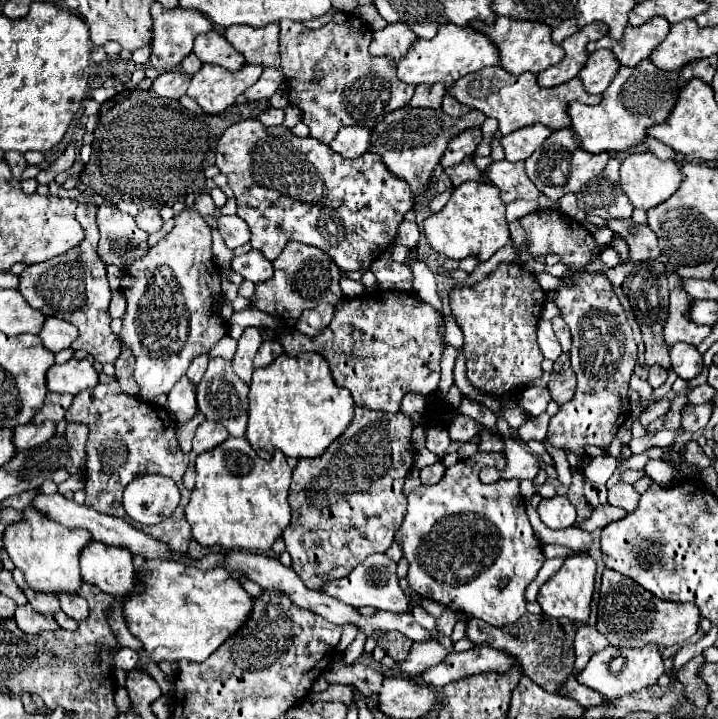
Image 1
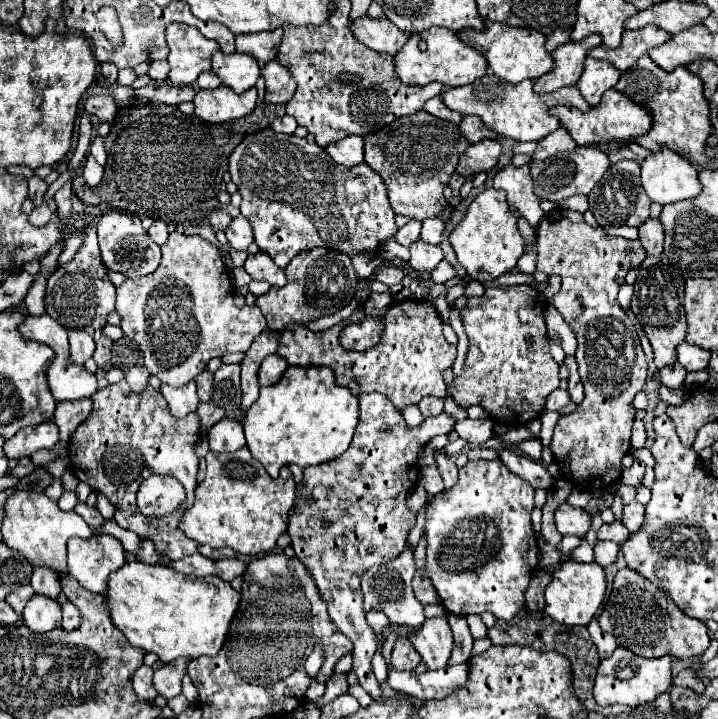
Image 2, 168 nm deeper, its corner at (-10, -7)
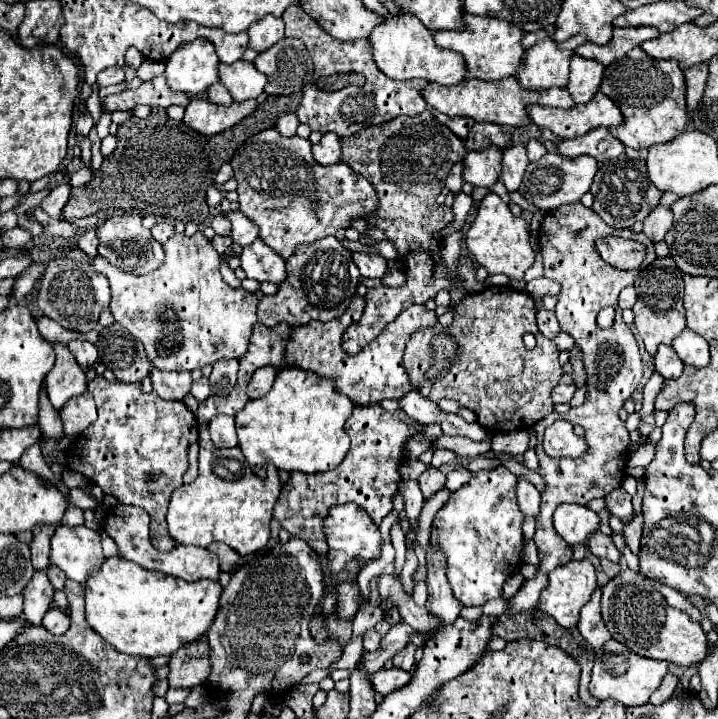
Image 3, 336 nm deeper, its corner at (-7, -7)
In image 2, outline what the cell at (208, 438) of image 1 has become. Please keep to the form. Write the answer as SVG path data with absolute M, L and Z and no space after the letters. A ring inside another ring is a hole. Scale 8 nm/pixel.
M223 418L209 430L209 446L215 452L233 452L245 446L243 426L239 420Z

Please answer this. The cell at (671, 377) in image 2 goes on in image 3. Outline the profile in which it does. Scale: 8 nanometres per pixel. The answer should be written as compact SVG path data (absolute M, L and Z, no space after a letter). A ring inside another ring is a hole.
M660 344L654 362L656 362L656 372L660 376L664 376L666 380L678 378L682 374L682 370L684 370L684 364L676 356L676 352L670 346L664 346L664 344Z

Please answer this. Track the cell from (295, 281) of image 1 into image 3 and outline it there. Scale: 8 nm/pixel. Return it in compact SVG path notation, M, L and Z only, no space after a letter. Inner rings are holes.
M336 236L302 244L294 254L296 256L290 256L286 262L288 278L278 286L278 292L260 298L258 320L266 326L276 326L280 322L300 326L310 320L334 320L336 316L342 316L360 284L360 272L352 262L352 254L336 240Z

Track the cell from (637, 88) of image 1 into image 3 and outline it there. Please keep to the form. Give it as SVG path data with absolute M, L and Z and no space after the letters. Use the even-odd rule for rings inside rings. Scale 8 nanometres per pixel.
M598 92L588 104L576 104L570 110L528 106L528 114L538 128L548 128L564 140L582 136L600 126L610 128L624 122L620 108L602 92Z

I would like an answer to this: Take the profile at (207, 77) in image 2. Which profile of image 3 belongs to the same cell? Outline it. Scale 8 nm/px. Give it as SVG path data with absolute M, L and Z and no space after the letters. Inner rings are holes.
M220 82L212 84L212 88L208 88L206 98L212 100L212 102L216 102L216 104L224 104L224 106L226 106L226 104L232 104L232 96L230 96L228 90L224 88L224 84L220 84Z

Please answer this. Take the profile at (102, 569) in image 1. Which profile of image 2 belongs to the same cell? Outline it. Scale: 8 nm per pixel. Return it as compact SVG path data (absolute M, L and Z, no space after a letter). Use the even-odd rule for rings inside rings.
M93 534L89 540L73 538L67 542L67 572L89 592L105 594L107 576L125 564L125 550L119 540Z

